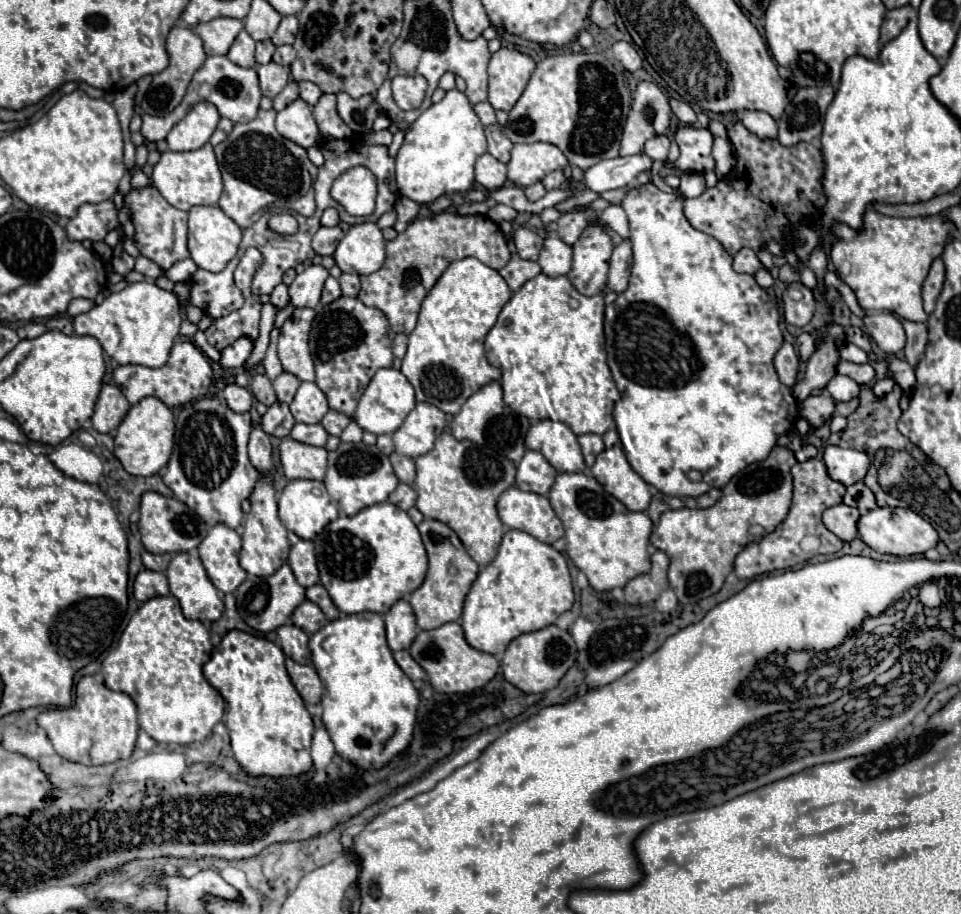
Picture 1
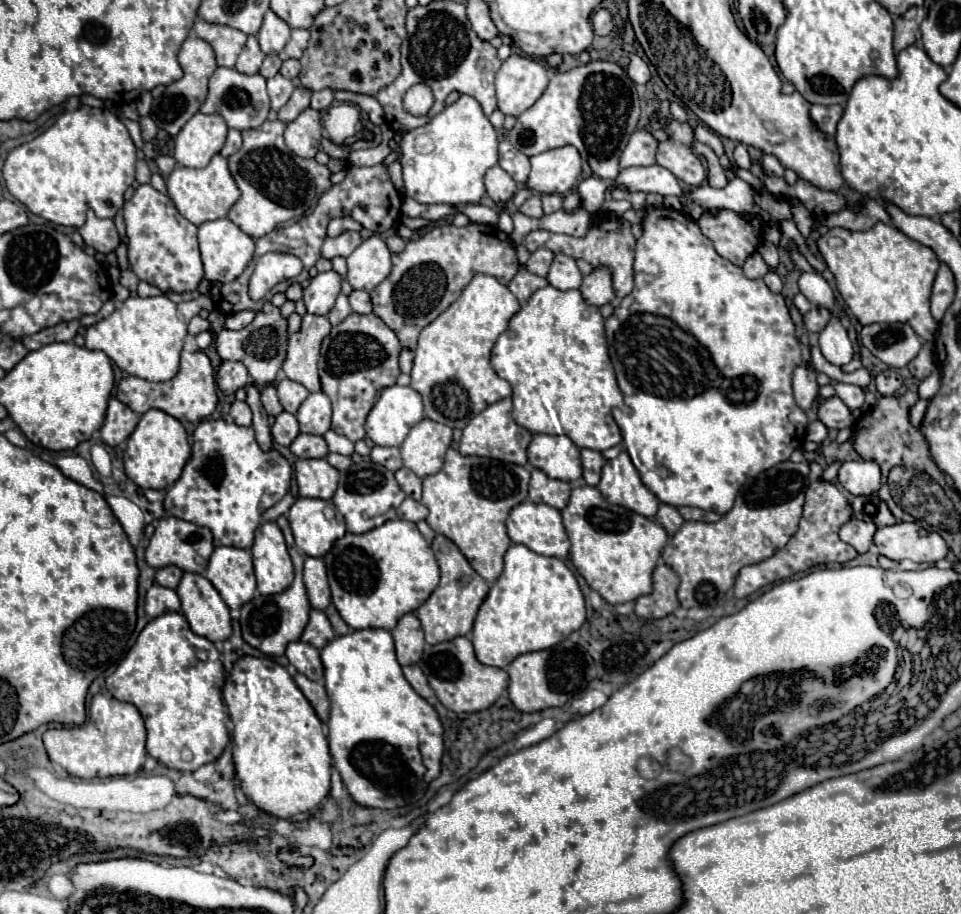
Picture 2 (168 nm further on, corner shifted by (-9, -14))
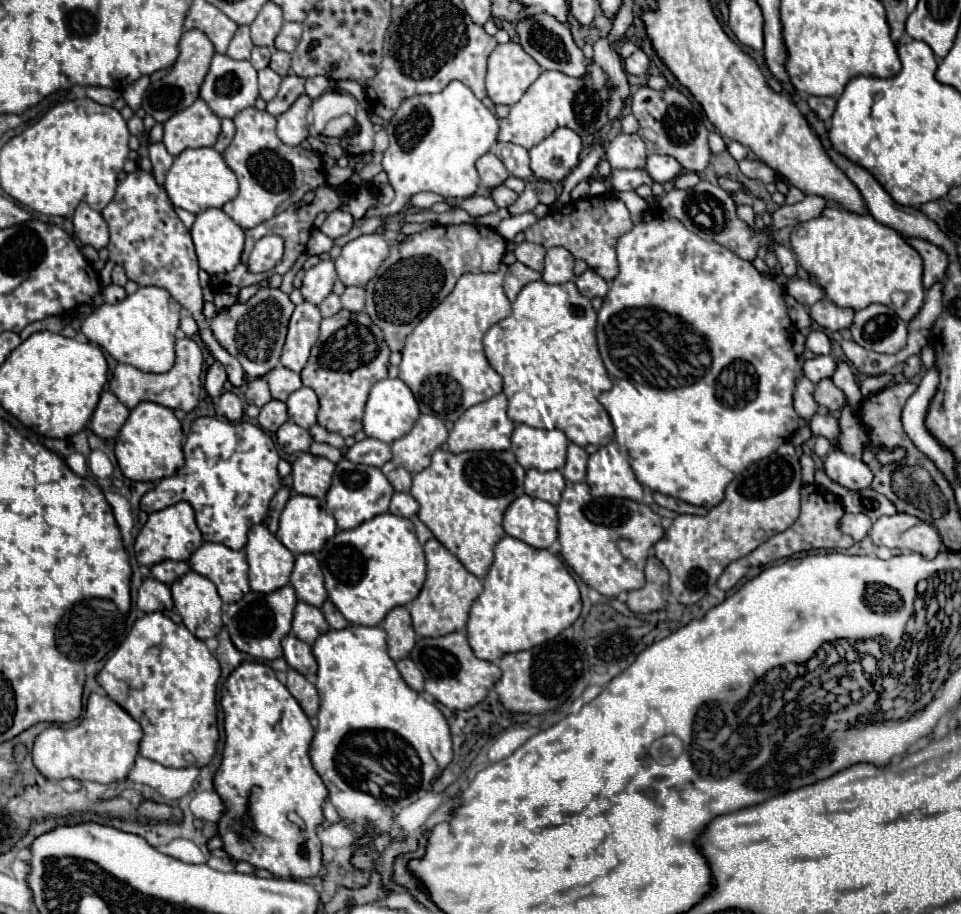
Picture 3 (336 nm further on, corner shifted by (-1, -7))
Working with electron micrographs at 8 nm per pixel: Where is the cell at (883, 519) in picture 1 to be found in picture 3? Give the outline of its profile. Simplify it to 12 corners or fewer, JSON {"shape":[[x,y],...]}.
{"shape":[[906,513],[880,517],[874,545],[934,559],[942,545],[930,523]]}

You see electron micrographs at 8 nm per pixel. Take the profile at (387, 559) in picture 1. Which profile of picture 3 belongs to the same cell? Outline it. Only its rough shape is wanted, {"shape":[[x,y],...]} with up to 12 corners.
{"shape":[[376,515],[316,559],[330,601],[380,625],[426,579],[412,521]]}

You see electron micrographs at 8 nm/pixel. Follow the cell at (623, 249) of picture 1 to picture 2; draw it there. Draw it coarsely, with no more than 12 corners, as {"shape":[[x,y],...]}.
{"shape":[[596,212],[582,238],[538,228],[524,246],[606,266],[618,298],[632,292],[630,222]]}

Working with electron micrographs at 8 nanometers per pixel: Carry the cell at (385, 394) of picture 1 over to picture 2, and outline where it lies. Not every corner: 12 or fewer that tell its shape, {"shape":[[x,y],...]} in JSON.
{"shape":[[394,384],[366,420],[378,446],[400,446],[424,420],[420,394]]}

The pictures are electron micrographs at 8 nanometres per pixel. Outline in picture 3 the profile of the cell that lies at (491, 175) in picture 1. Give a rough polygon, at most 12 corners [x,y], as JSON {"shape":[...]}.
{"shape":[[486,153],[476,161],[480,181],[494,189],[508,179],[504,163]]}

